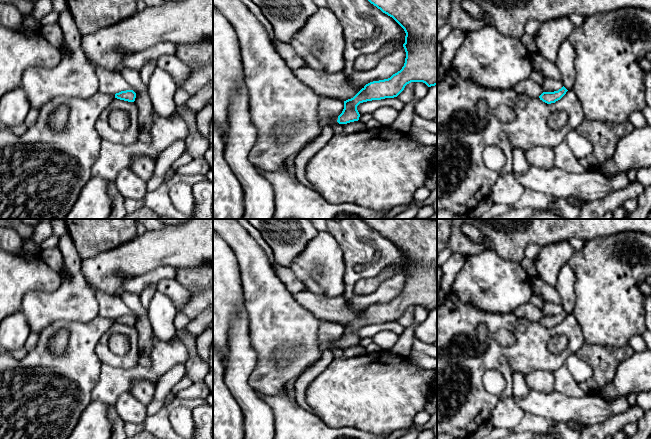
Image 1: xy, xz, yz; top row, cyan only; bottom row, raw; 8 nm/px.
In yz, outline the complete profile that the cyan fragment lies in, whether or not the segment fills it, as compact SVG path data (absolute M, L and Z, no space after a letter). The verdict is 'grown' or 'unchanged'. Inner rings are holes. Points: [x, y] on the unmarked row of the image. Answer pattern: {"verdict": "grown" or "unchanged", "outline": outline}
{"verdict": "unchanged", "outline": "M563 310L558 315L554 316L543 316L539 322L543 326L547 328L555 327L556 325L560 324L567 316L568 314Z"}

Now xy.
{"verdict": "unchanged", "outline": "M133 314L121 315L115 318L115 322L128 326L134 326L136 322L136 317Z"}

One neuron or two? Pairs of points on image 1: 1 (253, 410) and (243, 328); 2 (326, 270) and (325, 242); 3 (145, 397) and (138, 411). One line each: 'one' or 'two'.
1: one
2: one
3: two

